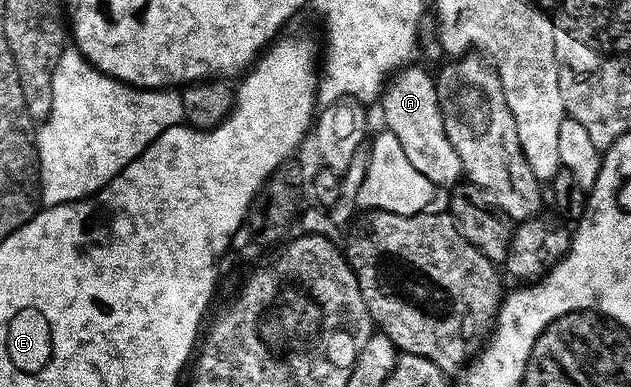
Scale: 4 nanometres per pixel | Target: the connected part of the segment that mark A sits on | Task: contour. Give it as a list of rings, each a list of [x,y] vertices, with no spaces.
[[[418,65],[402,68],[382,91],[379,108],[383,113],[384,126],[399,140],[407,161],[423,174],[434,186],[456,186],[464,176],[462,161],[454,146],[447,141],[443,117],[439,109],[436,80]]]

